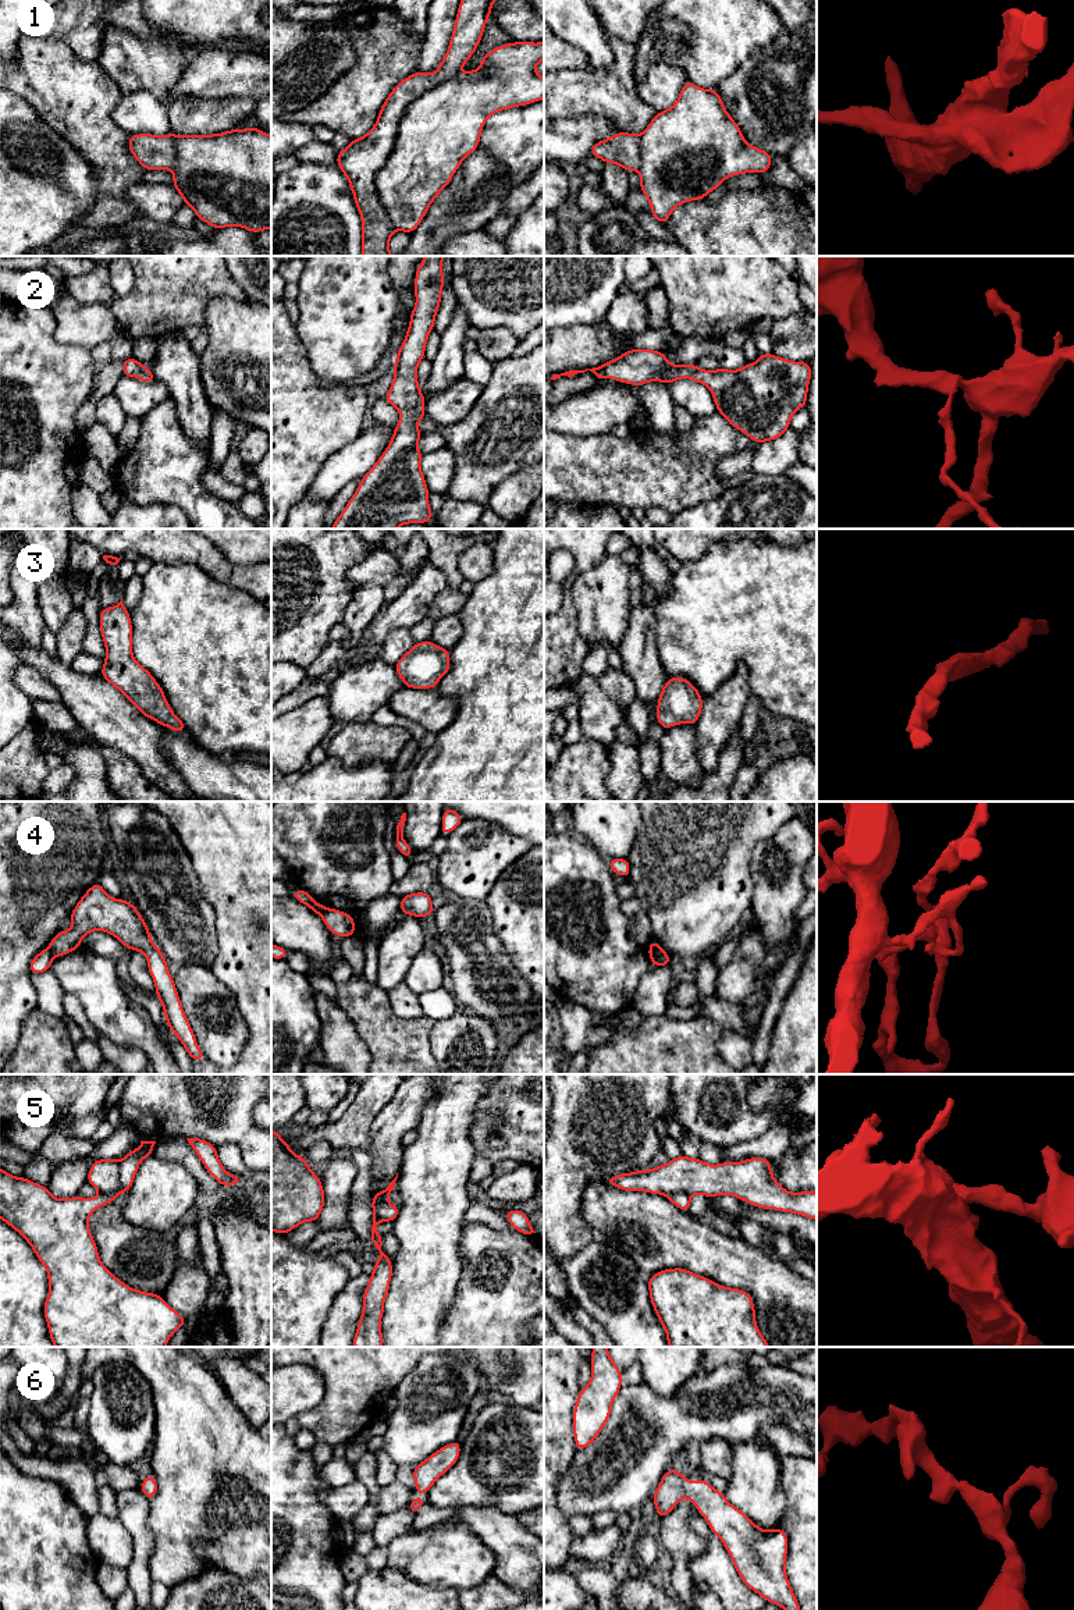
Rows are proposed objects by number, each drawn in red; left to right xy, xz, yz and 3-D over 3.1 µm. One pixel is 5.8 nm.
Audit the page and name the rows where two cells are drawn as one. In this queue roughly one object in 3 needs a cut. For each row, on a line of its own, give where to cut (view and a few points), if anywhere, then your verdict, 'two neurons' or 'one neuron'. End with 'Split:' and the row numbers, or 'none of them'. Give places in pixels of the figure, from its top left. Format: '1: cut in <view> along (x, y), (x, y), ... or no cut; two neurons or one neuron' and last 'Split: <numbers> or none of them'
1: cut in xz along (457, 73), (405, 109), (376, 174), (394, 228); two neurons
2: no cut; one neuron
3: no cut; one neuron
4: cut in yz along (648, 948), (668, 959); two neurons
5: cut in xy along (120, 1161), (120, 1186), (114, 1191), (99, 1193); two neurons
6: no cut; one neuron
Split: 1, 4, 5

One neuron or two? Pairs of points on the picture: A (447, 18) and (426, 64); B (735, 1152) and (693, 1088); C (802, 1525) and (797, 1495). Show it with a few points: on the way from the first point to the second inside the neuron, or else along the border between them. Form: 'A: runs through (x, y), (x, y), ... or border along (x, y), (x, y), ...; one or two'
A: runs through (438, 29), (431, 53); one
B: border along (761, 1134), (725, 1148); two
C: runs through (802, 1518), (802, 1502); one

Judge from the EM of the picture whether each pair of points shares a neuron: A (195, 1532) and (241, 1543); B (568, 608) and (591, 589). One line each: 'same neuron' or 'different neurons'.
A: same neuron
B: different neurons

